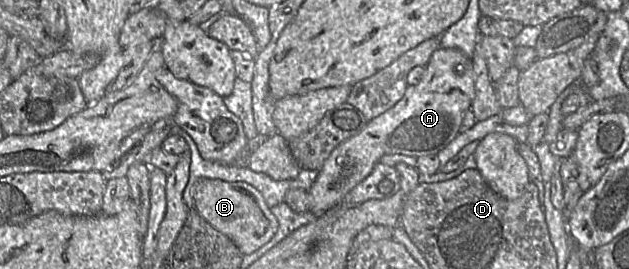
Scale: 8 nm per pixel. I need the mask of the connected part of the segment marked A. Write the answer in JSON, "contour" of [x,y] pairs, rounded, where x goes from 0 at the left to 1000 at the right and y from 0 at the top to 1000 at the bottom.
{"contour":[[[720,178],[693,182],[661,316],[649,320],[639,368],[623,401],[585,450],[582,472],[568,502],[539,535],[506,632],[506,654],[491,703],[491,784],[510,799],[536,766],[547,729],[577,673],[612,576],[647,576],[668,584],[695,576],[731,494],[738,424],[747,405],[755,353],[754,268],[747,216]]]}

